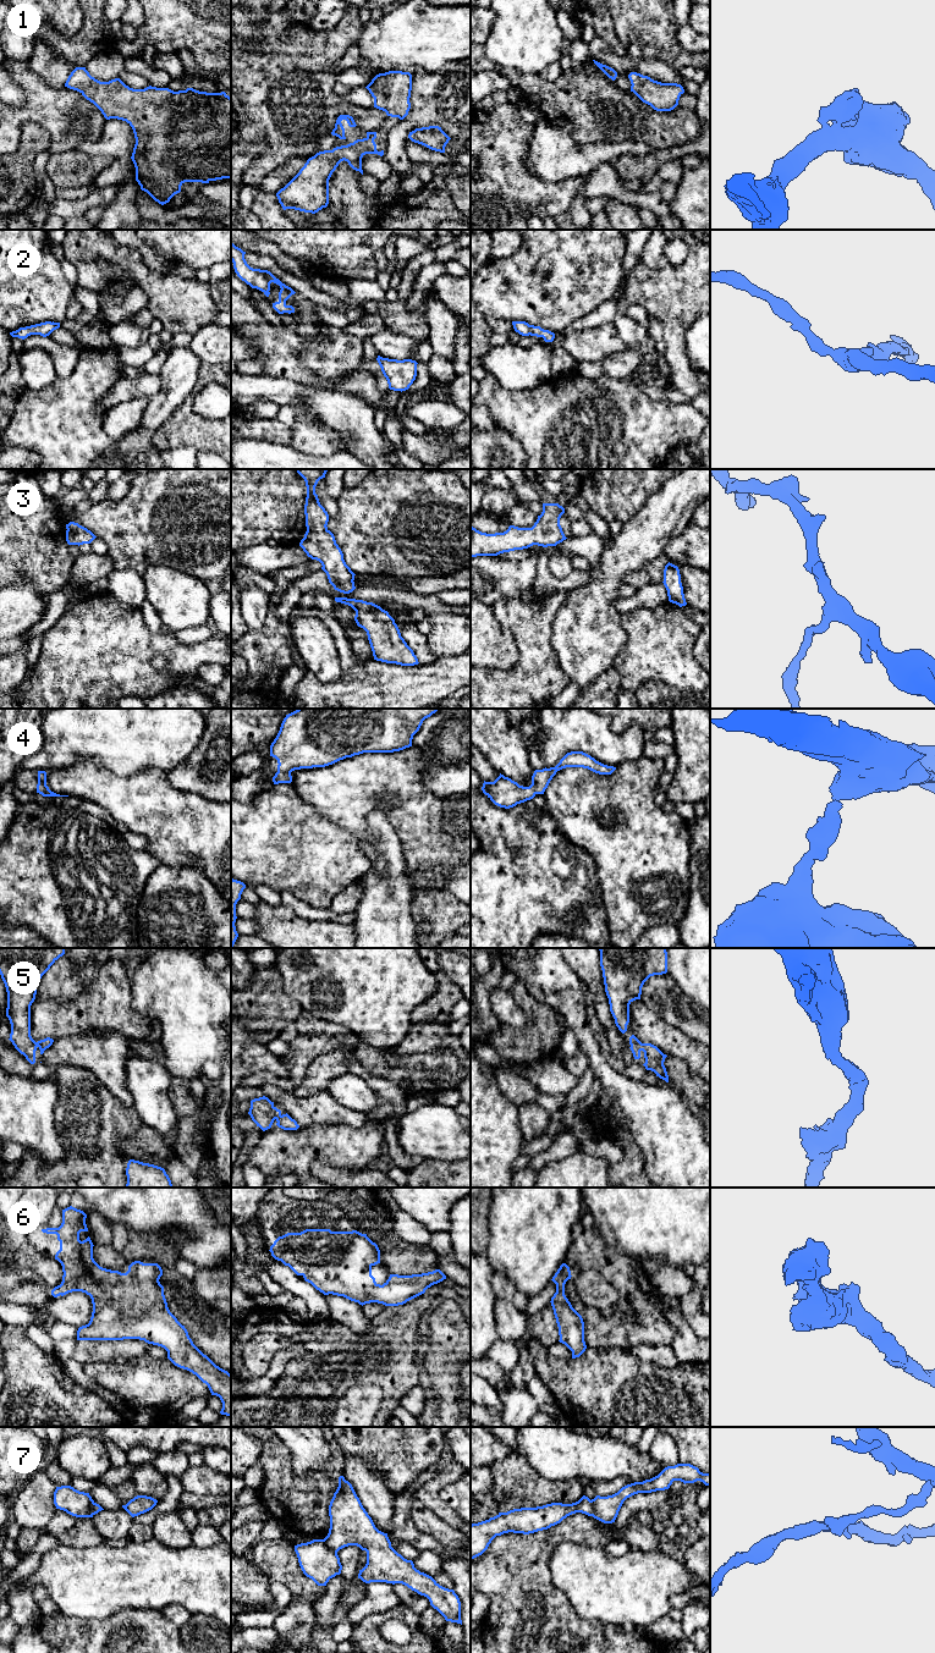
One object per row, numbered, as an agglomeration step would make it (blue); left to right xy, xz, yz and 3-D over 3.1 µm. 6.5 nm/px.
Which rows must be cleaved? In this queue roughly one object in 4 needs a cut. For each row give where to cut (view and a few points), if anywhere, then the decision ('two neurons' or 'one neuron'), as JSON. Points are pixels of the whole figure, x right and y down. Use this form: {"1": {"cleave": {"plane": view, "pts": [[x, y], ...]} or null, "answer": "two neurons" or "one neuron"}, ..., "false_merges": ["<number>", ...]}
{"1": {"cleave": null, "answer": "one neuron"}, "2": {"cleave": null, "answer": "one neuron"}, "3": {"cleave": null, "answer": "one neuron"}, "4": {"cleave": null, "answer": "one neuron"}, "5": {"cleave": null, "answer": "one neuron"}, "6": {"cleave": null, "answer": "one neuron"}, "7": {"cleave": {"plane": "xz", "pts": [[323, 1539], [336, 1553]]}, "answer": "two neurons"}, "false_merges": ["7"]}

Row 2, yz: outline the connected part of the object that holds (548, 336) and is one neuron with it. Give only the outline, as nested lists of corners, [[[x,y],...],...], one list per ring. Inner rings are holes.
[[[512,321],[513,329],[516,332],[518,332],[522,336],[537,336],[543,337],[545,342],[552,342],[555,338],[555,334],[544,330],[540,326],[529,325],[526,321]]]

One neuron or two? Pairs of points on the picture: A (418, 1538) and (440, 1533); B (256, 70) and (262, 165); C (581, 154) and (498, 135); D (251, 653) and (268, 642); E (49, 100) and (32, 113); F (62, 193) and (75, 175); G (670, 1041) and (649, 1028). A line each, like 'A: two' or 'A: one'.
A: two
B: one
C: two
D: one
E: one
F: two
G: one

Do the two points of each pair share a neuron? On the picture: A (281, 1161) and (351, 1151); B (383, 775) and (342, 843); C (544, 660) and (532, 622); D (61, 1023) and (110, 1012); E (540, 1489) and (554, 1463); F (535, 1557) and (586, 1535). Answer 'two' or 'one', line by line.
A: one
B: two
C: one
D: one
E: two
F: one

